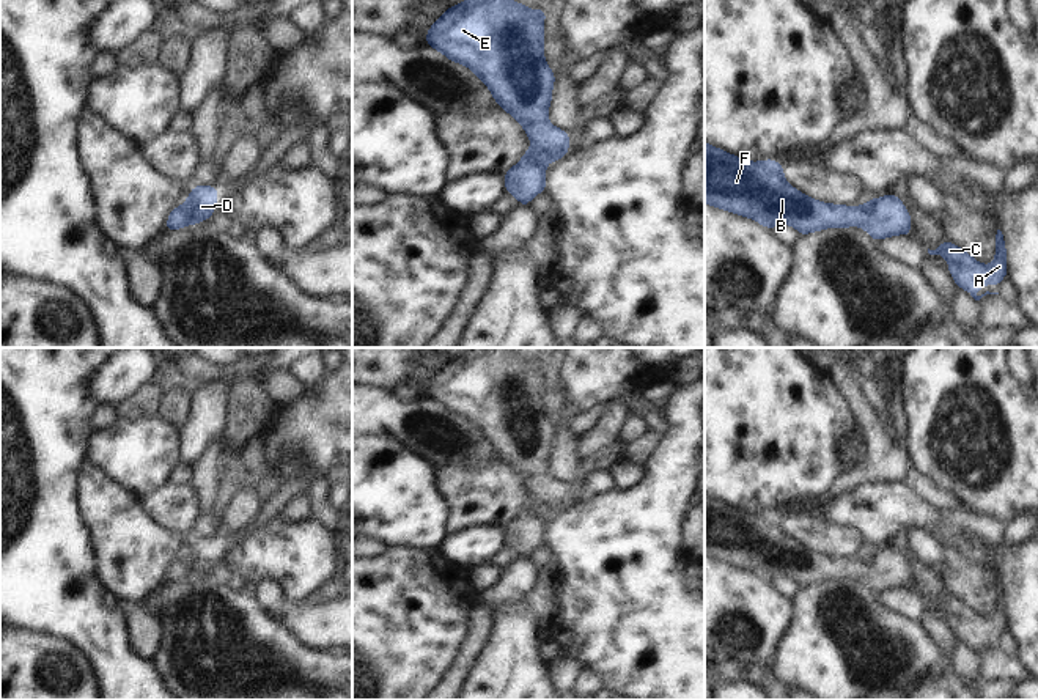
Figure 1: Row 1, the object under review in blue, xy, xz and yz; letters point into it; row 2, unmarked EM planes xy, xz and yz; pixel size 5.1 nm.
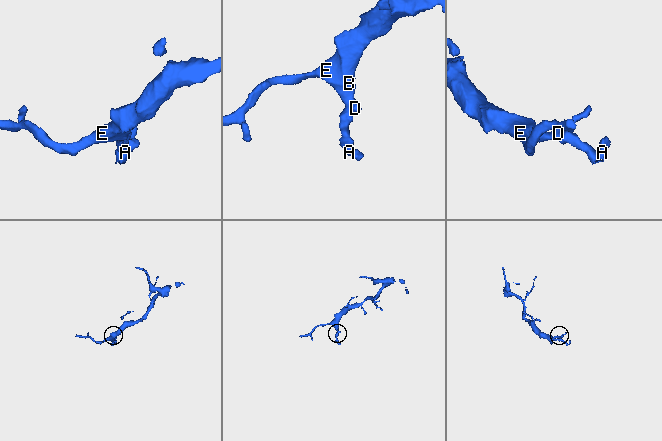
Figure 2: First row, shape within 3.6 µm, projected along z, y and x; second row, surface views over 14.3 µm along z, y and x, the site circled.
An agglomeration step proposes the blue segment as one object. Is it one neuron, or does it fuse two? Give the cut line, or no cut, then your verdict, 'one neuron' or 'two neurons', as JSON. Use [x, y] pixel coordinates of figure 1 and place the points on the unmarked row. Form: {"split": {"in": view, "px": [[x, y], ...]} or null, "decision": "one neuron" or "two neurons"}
{"split": null, "decision": "one neuron"}

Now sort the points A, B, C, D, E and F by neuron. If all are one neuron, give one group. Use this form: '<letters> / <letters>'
A B C D E F

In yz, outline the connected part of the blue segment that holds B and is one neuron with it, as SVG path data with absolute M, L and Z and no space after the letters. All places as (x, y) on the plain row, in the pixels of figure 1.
M705 494L705 555L753 571L766 580L791 577L801 588L824 580L860 579L874 593L896 587L911 590L909 582L912 571L896 547L887 546L881 551L871 551L862 558L823 555L788 536L783 522L785 519L774 511L750 514Z

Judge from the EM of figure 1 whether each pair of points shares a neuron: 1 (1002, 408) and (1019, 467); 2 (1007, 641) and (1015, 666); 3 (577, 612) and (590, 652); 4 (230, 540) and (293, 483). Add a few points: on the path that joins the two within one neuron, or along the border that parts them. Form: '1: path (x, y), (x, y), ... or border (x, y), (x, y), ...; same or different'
1: path (1002, 422), (1007, 430), (1007, 453); same
2: border (997, 647), (1016, 656); different
3: path (587, 622), (590, 625), (590, 642); same
4: path (246, 530), (279, 499); same

